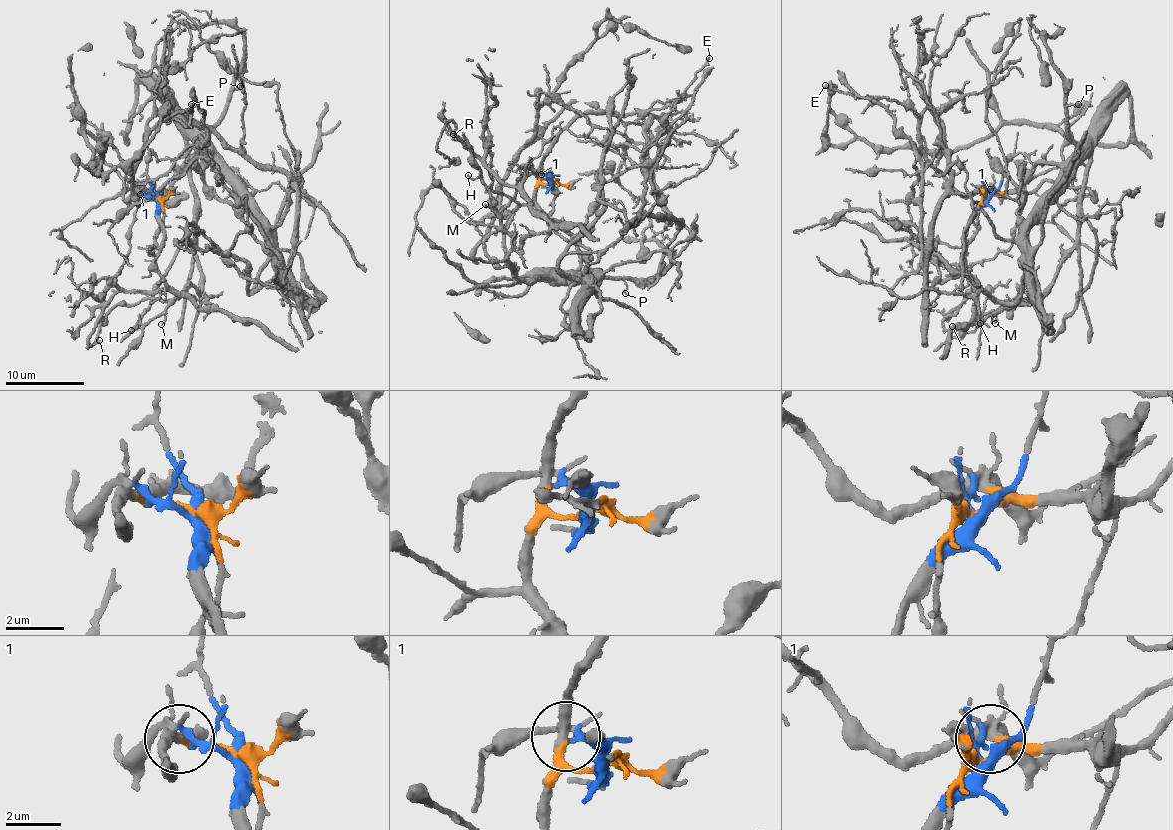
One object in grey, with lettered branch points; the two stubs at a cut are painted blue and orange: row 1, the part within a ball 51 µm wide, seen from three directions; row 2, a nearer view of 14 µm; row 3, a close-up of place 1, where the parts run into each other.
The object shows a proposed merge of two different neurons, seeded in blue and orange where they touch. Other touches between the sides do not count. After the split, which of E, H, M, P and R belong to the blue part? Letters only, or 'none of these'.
R

